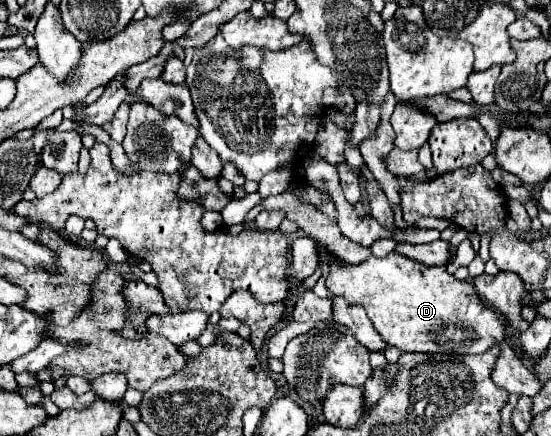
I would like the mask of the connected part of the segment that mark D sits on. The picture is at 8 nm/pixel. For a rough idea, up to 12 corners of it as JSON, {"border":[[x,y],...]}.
{"border":[[397,252],[329,256],[327,290],[401,352],[481,354],[503,316]]}

